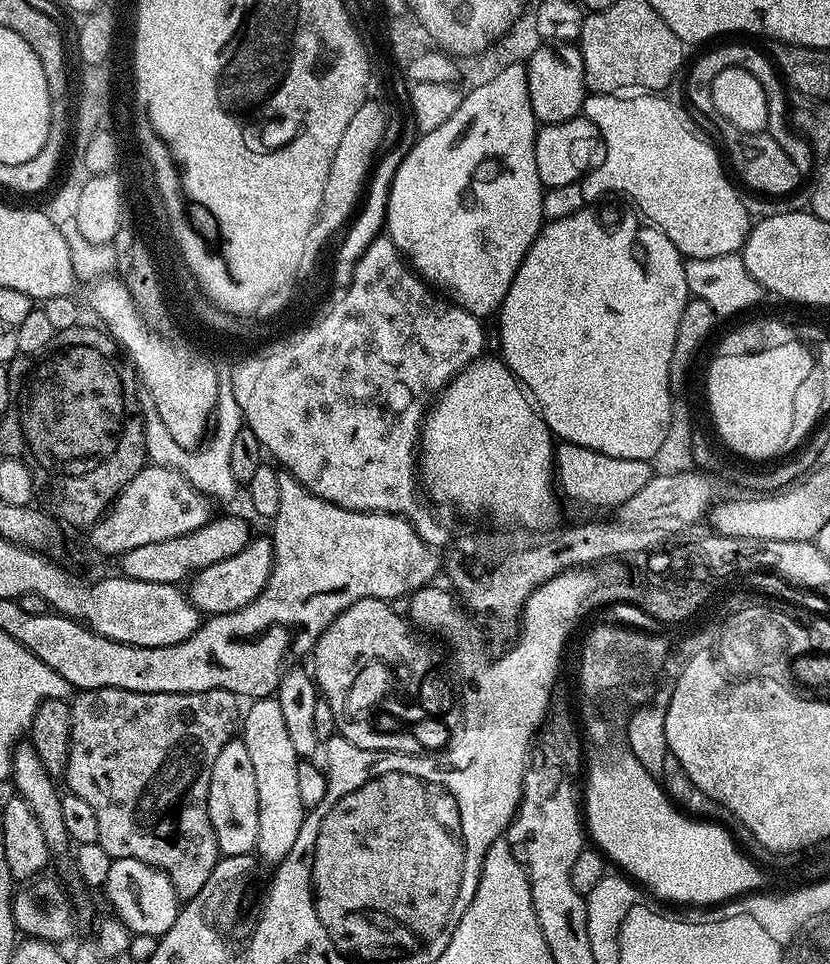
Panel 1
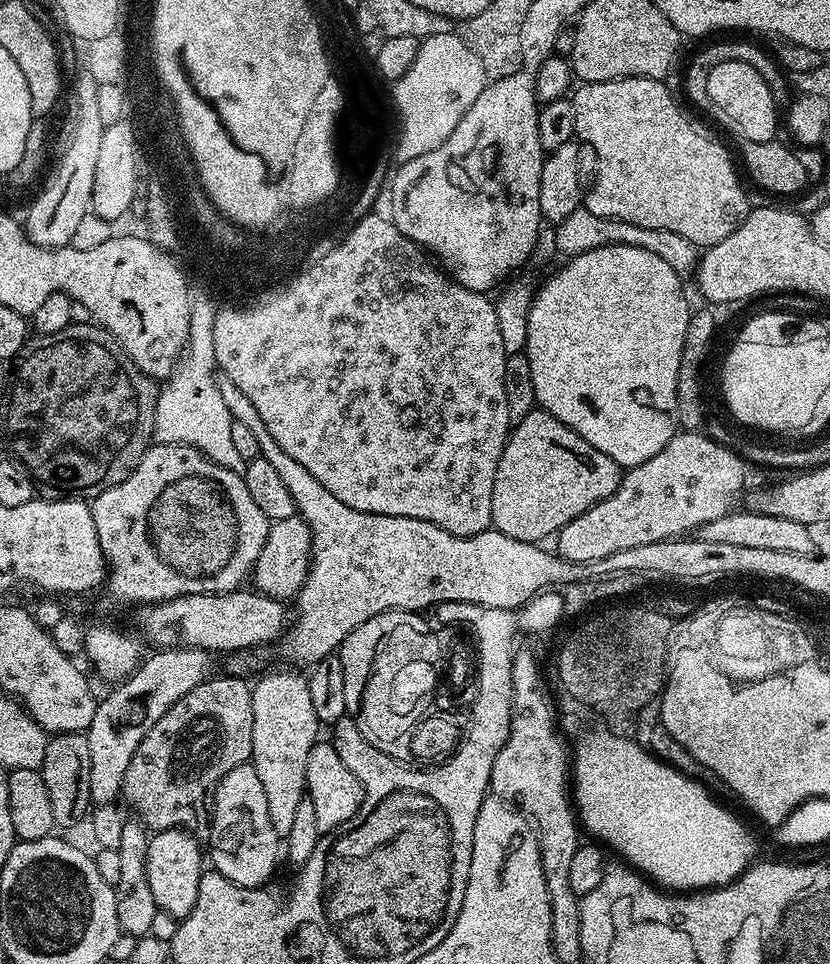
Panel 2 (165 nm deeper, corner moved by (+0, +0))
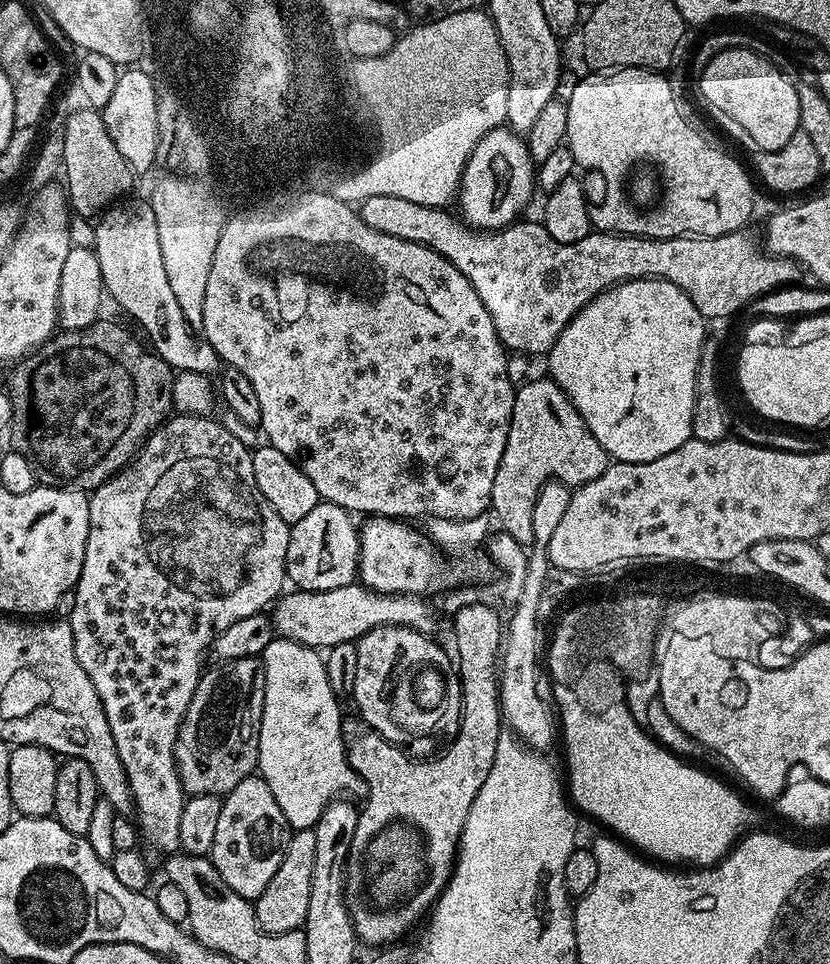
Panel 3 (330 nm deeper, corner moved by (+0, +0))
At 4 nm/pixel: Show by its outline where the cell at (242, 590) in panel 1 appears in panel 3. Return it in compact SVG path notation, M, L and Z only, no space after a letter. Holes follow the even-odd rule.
M319 503L306 514L297 524L288 529L290 542L286 546L286 558L284 559L284 575L292 580L297 589L302 592L321 592L322 590L338 590L338 586L346 586L357 579L360 567L360 534L358 524L353 513L348 512L342 506Z

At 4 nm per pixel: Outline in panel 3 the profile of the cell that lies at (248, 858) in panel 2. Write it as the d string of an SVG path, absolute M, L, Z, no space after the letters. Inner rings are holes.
M253 774L242 778L242 782L221 799L210 859L218 874L222 874L222 882L226 882L234 894L255 902L278 871L289 835L286 814L282 814L274 794L270 794L270 786L266 786L261 776Z

